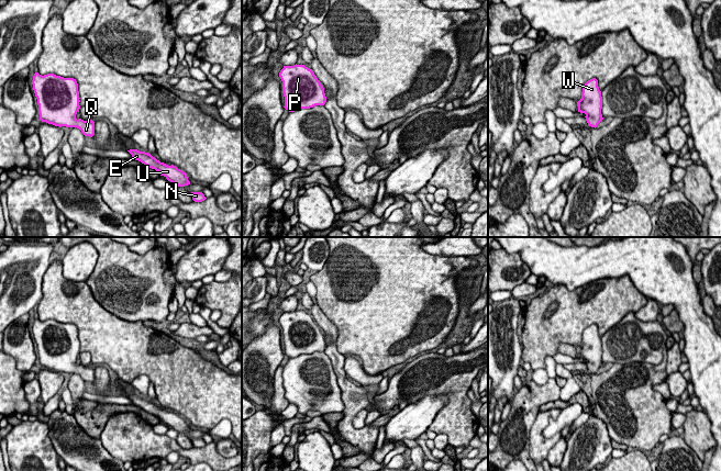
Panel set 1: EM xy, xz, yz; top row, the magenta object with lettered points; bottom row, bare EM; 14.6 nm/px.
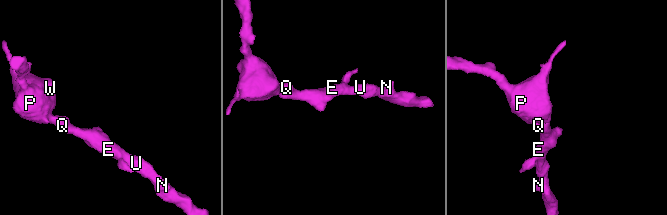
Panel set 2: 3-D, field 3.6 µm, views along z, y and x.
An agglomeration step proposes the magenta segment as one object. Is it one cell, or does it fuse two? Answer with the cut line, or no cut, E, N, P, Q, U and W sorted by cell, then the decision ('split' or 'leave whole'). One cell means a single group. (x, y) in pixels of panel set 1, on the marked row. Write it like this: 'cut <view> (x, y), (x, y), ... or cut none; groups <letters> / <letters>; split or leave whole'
cut none; groups E N P Q U W; leave whole

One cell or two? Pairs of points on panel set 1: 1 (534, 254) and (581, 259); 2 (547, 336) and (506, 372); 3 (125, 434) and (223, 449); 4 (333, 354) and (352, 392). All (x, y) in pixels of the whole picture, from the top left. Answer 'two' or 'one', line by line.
1: one
2: two
3: two
4: one

